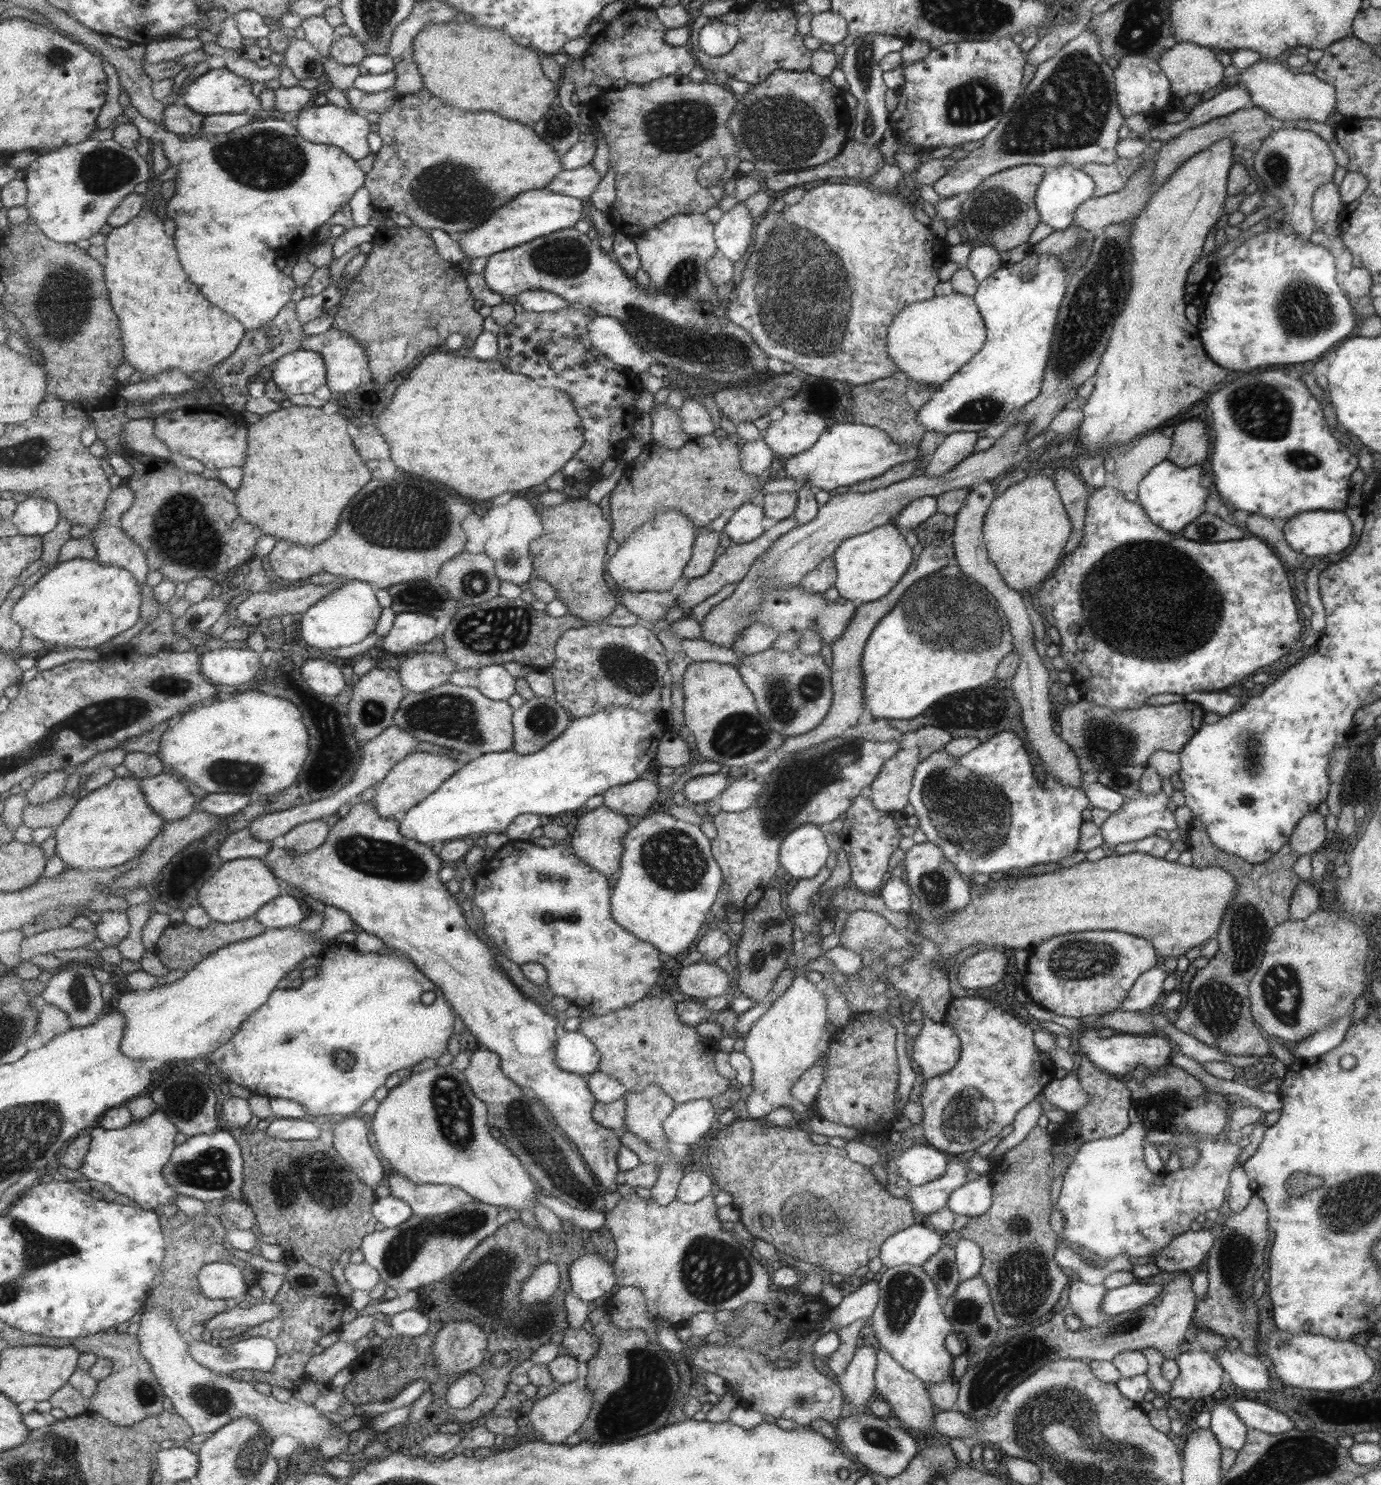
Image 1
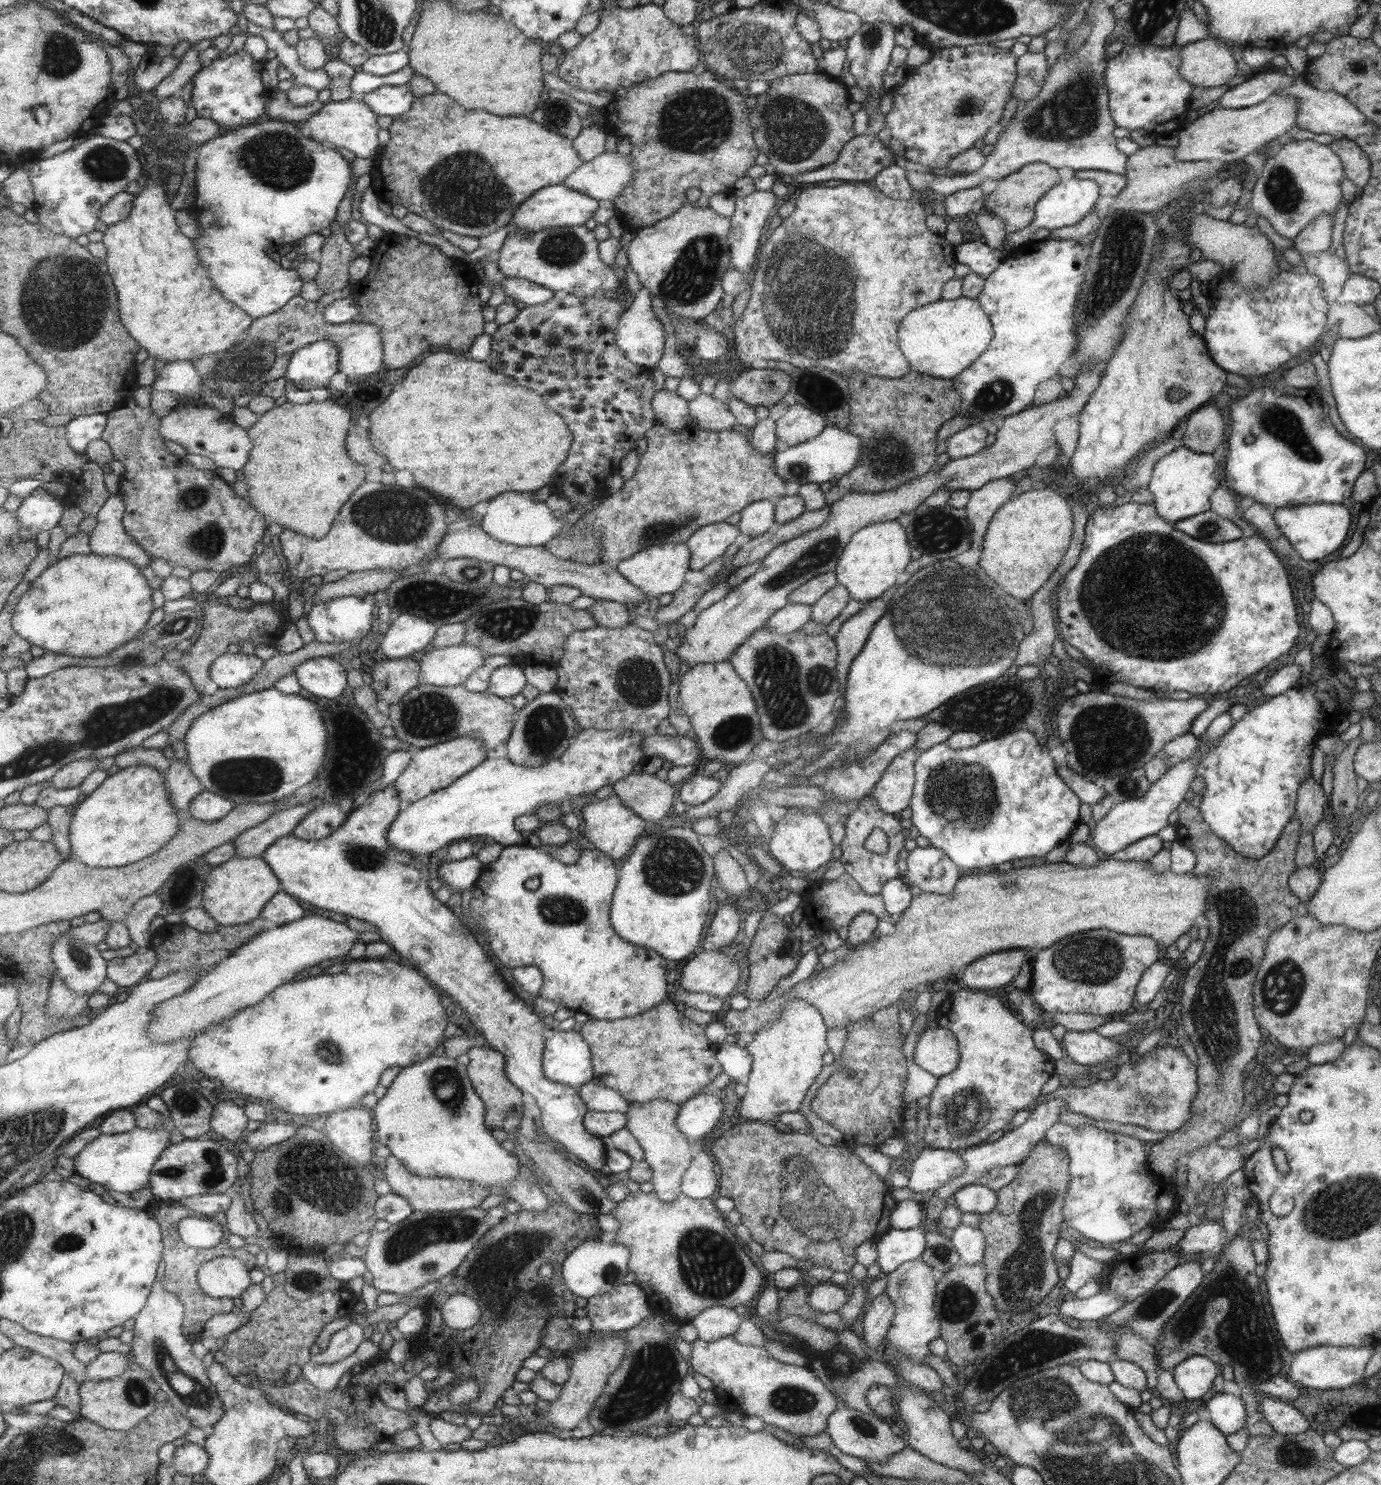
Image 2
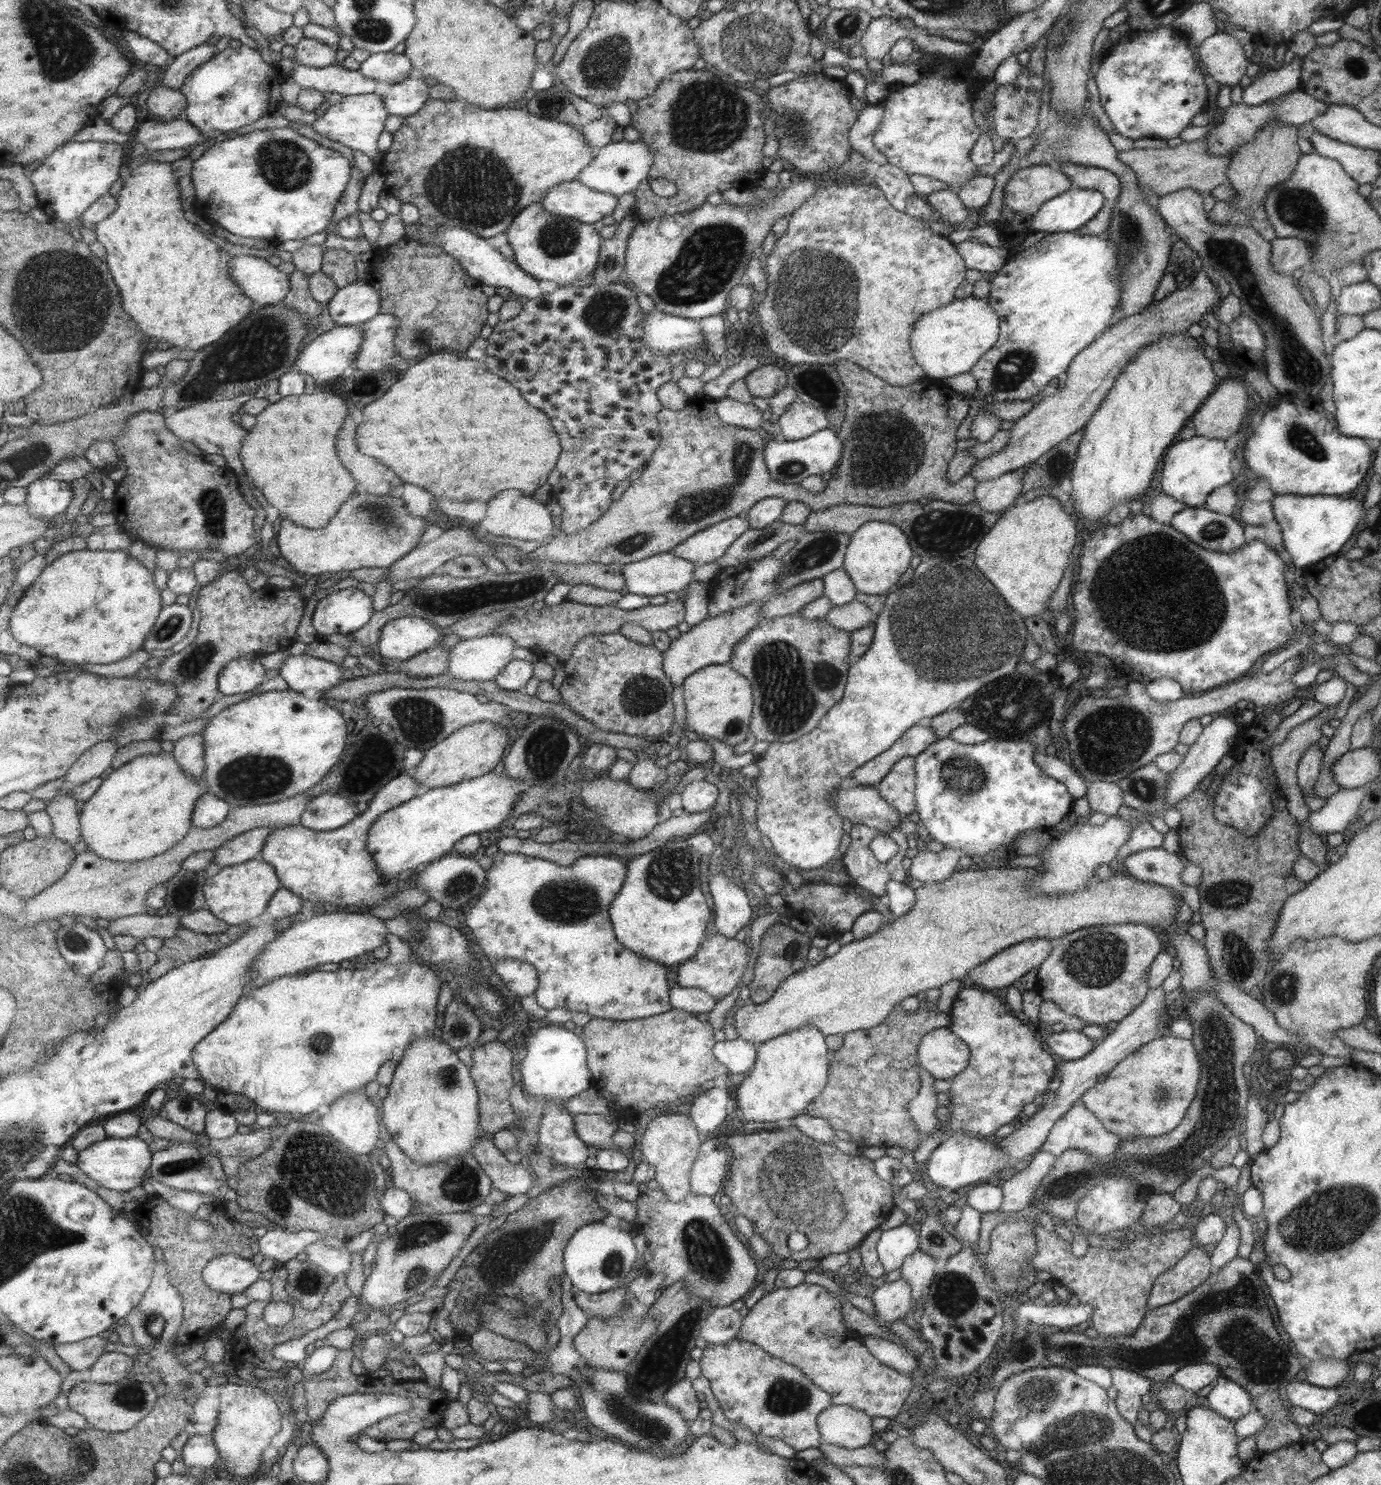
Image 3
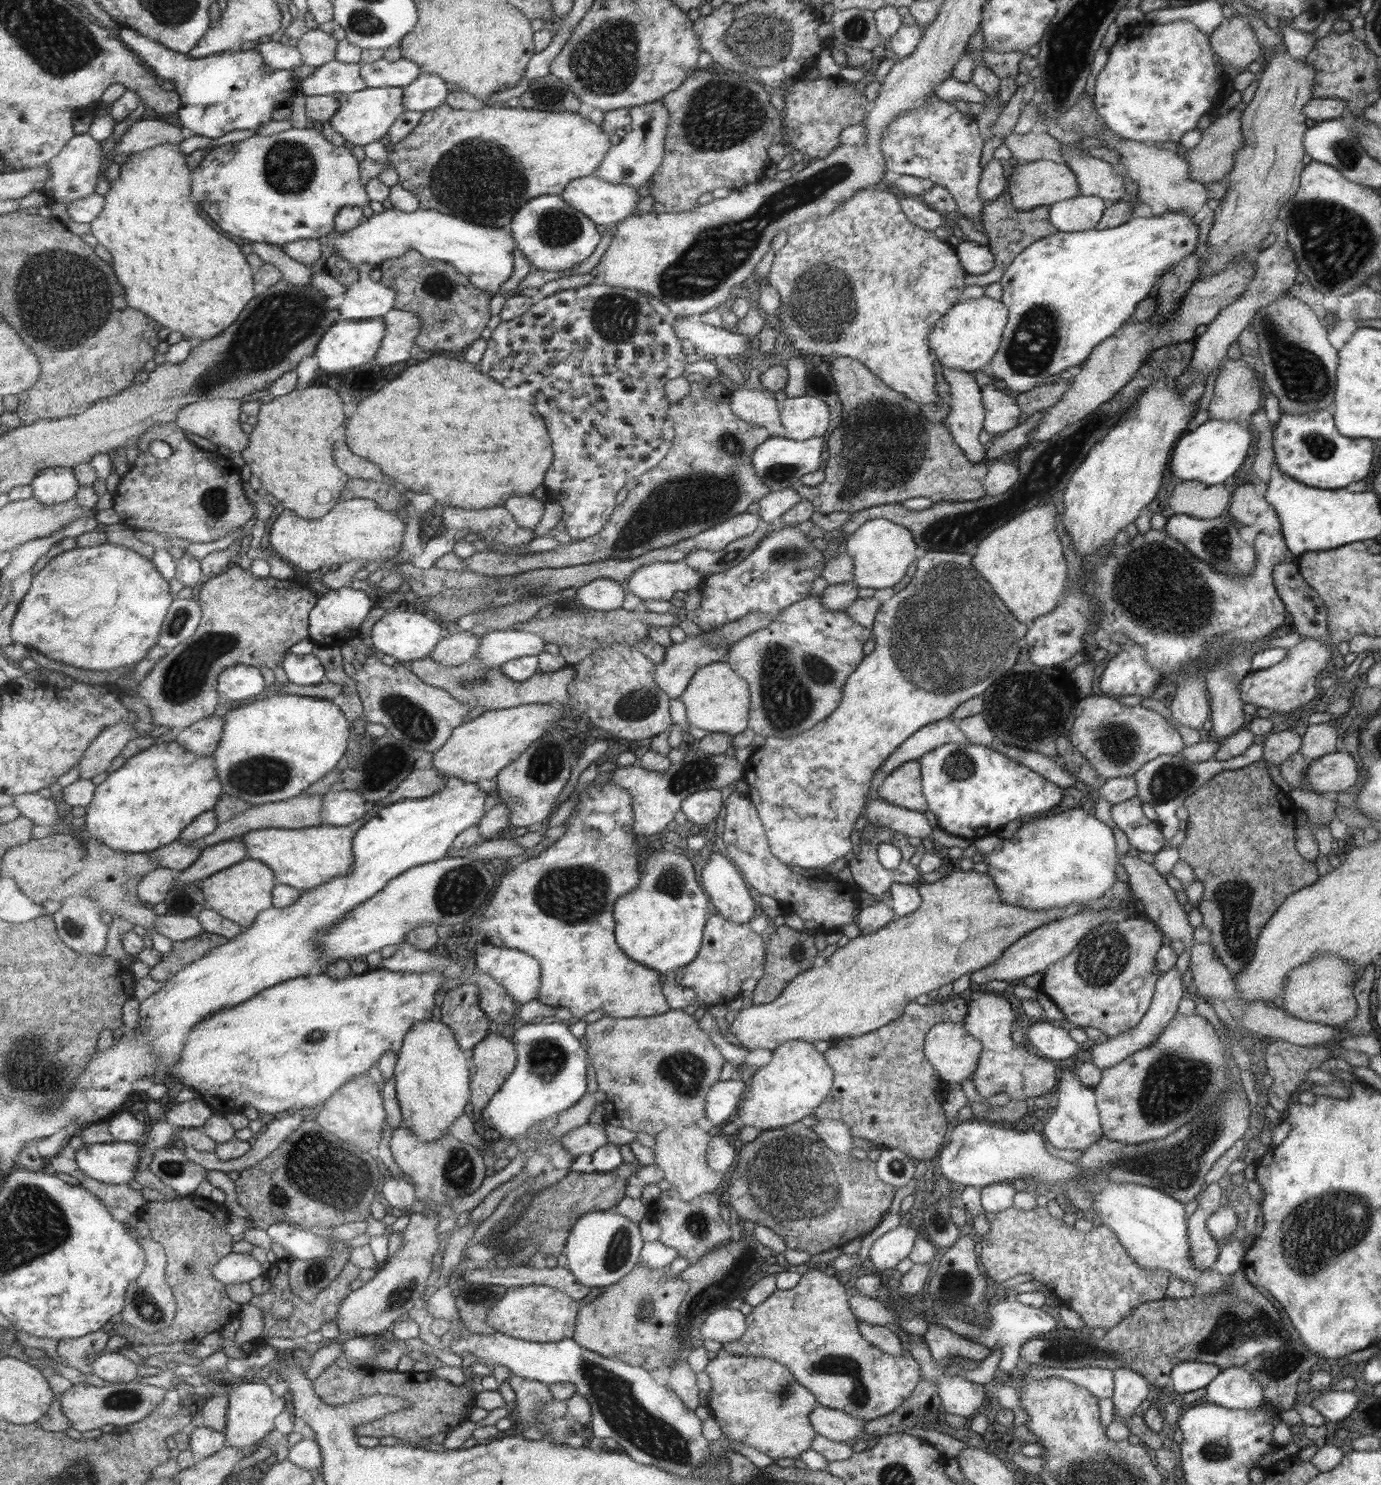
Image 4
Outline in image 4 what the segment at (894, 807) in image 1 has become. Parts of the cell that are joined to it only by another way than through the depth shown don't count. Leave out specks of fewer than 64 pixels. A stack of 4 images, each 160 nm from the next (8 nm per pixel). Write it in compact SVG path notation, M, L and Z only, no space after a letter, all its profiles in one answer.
M909 761L891 771L883 783L876 788L876 794L893 806L924 813L929 808L922 792L921 765Z

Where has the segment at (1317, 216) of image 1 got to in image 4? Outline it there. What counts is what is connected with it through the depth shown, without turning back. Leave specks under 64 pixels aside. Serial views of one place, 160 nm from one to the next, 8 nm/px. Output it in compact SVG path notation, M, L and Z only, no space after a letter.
M1275 241L1266 249L1260 251L1256 258L1256 271L1254 278L1250 280L1249 286L1243 291L1243 294L1225 306L1213 322L1206 325L1206 330L1200 336L1194 339L1194 351L1190 366L1193 372L1206 376L1225 358L1227 358L1227 348L1231 342L1236 341L1244 328L1251 324L1250 320L1258 308L1263 308L1271 304L1273 300L1281 298L1294 285L1294 276L1297 272L1296 262L1294 261L1292 250L1285 242Z

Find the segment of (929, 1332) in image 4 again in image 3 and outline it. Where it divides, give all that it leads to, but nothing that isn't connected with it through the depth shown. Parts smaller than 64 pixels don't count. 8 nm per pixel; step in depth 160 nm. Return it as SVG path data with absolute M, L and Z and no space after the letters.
M804 1282L791 1288L773 1288L745 1314L739 1332L735 1339L758 1345L770 1353L772 1357L779 1357L787 1364L801 1369L807 1380L818 1385L823 1392L830 1393L831 1405L847 1405L860 1410L867 1416L882 1416L892 1419L912 1397L916 1391L913 1377L900 1373L897 1369L889 1368L879 1361L867 1347L863 1348L857 1340L856 1334L847 1334L841 1305L821 1285L805 1284Z

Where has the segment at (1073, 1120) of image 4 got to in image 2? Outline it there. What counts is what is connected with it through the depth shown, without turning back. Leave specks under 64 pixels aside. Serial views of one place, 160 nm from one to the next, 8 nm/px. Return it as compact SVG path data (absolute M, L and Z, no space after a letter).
M1056 1123L1044 1131L1047 1145L1059 1147L1067 1152L1070 1158L1070 1186L1063 1203L1062 1215L1064 1222L1080 1232L1087 1241L1095 1240L1103 1246L1116 1246L1127 1241L1132 1234L1141 1230L1145 1225L1160 1229L1162 1224L1174 1214L1175 1192L1169 1186L1169 1192L1162 1193L1157 1180L1151 1178L1151 1170L1146 1165L1146 1144L1129 1135L1109 1132L1092 1125L1078 1125L1076 1127Z

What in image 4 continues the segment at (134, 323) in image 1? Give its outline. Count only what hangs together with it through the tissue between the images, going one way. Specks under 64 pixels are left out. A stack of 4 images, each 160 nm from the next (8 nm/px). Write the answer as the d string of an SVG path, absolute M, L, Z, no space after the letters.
M163 143L155 148L129 155L126 162L120 167L118 178L109 182L110 189L106 194L105 209L100 212L100 215L90 226L92 235L115 256L113 266L115 266L114 269L117 272L118 279L123 280L123 286L127 288L127 302L133 308L137 308L137 310L149 314L151 318L155 318L163 327L170 328L175 332L181 332L188 341L200 344L205 340L211 340L211 338L221 335L224 330L229 328L239 318L239 315L242 314L251 300L256 297L257 292L255 292L255 278L253 278L255 269L252 264L247 262L247 256L243 254L241 245L235 244L233 240L219 234L205 218L201 218L199 206L191 202L193 200L191 185L193 182L193 170L189 170L189 166L187 166L187 155L182 151L180 145L173 143Z

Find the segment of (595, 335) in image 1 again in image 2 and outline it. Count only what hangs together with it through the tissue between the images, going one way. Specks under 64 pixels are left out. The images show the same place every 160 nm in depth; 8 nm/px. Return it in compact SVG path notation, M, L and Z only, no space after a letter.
M644 286L637 300L620 318L618 343L636 363L654 368L661 362L665 350L667 330L653 310L651 292Z

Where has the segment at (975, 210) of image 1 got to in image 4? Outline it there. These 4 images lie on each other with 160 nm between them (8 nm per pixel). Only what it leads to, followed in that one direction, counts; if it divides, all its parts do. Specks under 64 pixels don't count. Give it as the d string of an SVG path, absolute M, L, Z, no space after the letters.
M1037 159L1022 165L1015 164L1007 180L1008 196L1011 198L1013 210L1017 211L1028 211L1043 205L1049 207L1063 200L1075 199L1079 195L1078 179L1065 163Z

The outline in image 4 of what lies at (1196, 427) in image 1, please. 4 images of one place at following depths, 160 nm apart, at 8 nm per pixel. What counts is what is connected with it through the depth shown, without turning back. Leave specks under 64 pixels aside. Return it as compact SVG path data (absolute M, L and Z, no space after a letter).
M1242 359L1222 361L1221 371L1214 380L1208 419L1241 423L1259 408L1261 386L1251 367Z

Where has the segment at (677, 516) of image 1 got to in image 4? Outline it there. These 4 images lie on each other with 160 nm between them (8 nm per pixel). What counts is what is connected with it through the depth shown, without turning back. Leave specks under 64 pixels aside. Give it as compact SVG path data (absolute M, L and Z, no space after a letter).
M684 561L655 563L633 573L626 583L627 592L642 601L669 601L675 592L687 593L700 587L704 579Z

